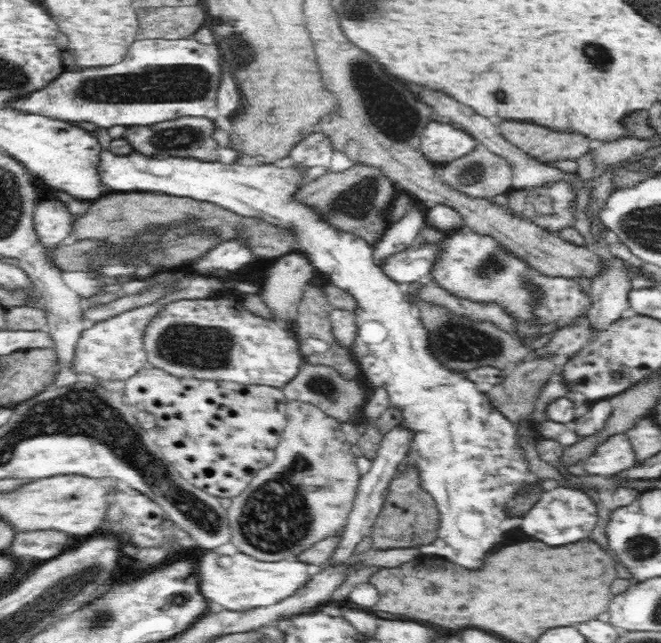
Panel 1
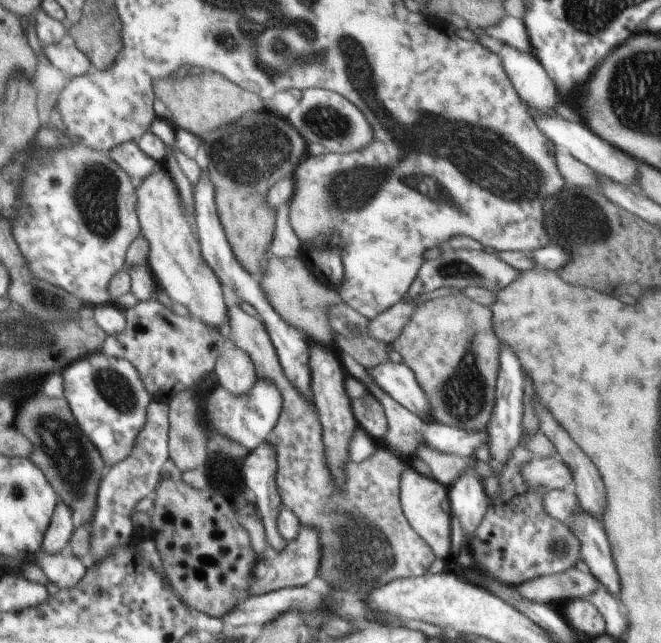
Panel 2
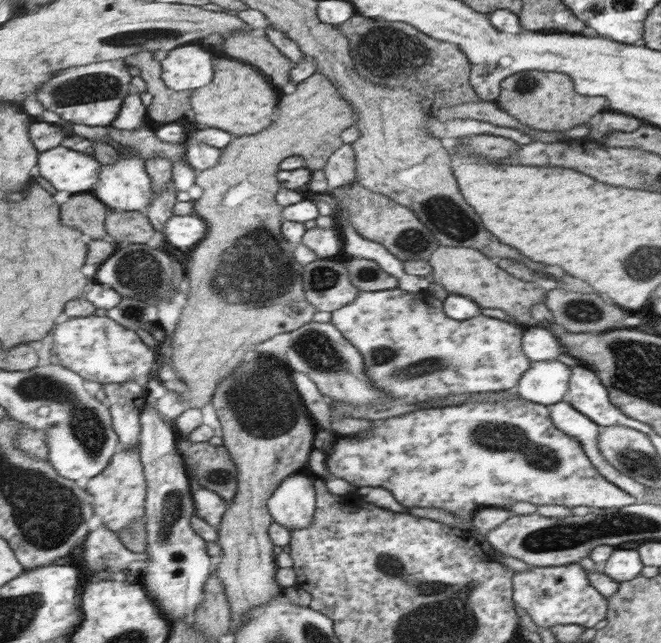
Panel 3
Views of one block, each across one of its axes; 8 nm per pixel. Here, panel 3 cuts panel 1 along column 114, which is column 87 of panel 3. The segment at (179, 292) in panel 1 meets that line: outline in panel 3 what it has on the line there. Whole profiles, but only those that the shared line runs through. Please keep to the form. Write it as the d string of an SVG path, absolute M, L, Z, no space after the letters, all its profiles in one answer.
M92 316L91 318L69 318L66 322L57 326L55 332L53 348L53 364L62 364L74 372L80 373L88 380L93 387L102 384L123 383L133 381L138 376L144 376L156 367L156 354L146 345L136 331L127 329L124 325L116 323L116 320L109 319L109 316Z

